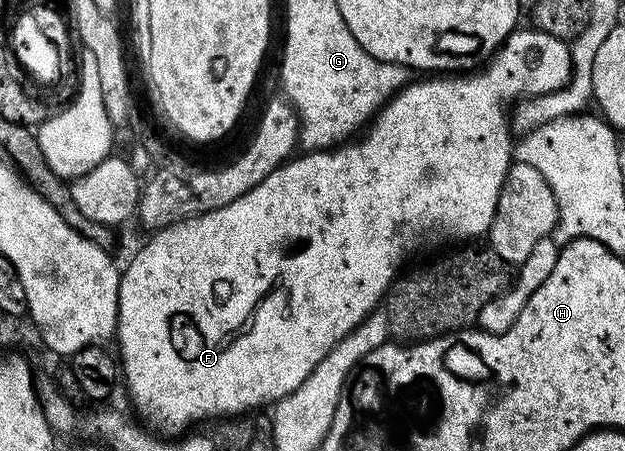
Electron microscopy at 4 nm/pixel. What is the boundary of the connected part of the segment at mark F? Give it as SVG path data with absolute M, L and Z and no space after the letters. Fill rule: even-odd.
M532 27L526 29L520 28L513 31L513 33L504 41L496 53L489 59L488 63L479 70L466 72L464 75L433 75L430 81L417 81L405 86L404 89L397 90L380 109L377 110L371 124L364 130L362 141L358 139L350 140L348 143L342 143L332 149L319 149L316 151L305 151L300 155L294 156L292 159L280 165L275 171L271 171L271 175L267 175L267 179L263 179L251 191L247 191L239 199L235 199L231 203L227 203L227 207L219 207L215 211L207 211L203 215L195 215L183 219L174 225L168 225L162 229L156 230L152 234L153 237L133 258L129 261L129 266L124 266L121 273L121 286L119 287L119 311L117 312L117 331L115 334L115 345L121 348L119 352L119 373L123 378L123 385L129 388L129 397L133 400L133 405L137 408L136 416L150 430L156 431L161 435L181 435L189 429L192 425L197 425L200 421L205 421L208 417L212 419L229 419L234 415L245 415L250 411L260 410L261 405L272 406L274 403L281 401L291 391L295 391L295 387L299 387L299 383L303 383L303 379L307 379L307 375L311 375L311 371L317 364L319 364L327 355L327 351L331 351L331 347L335 347L335 343L339 343L339 339L346 337L351 331L355 331L355 327L359 327L359 323L363 323L363 319L369 316L382 304L383 298L389 292L390 285L393 284L395 278L398 276L399 270L397 268L401 265L401 260L405 257L405 252L420 239L424 233L446 233L449 237L469 237L465 239L477 239L480 235L488 234L493 216L495 215L495 207L499 201L501 188L505 182L505 177L509 173L509 167L515 157L515 141L513 134L509 128L508 122L508 109L516 101L522 97L534 97L541 94L554 93L564 87L571 78L573 73L574 64L571 56L571 48L568 42L561 41L553 35L547 35L546 32L536 30Z

